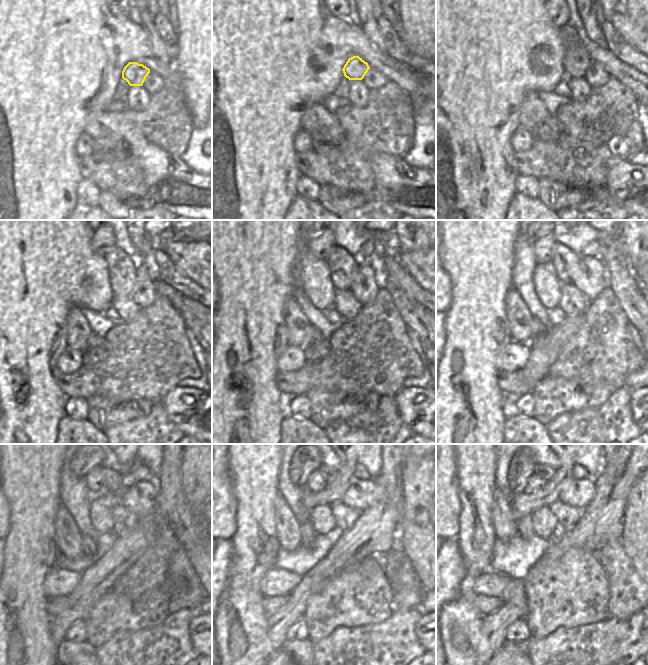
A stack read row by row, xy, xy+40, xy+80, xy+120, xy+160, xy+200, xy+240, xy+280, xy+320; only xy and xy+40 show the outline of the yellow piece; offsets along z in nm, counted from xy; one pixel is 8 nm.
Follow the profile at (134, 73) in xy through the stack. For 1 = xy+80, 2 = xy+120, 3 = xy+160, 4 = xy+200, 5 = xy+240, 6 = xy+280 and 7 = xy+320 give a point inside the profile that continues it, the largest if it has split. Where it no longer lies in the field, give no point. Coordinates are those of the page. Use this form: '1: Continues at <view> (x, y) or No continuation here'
1: Continues at xy+80 (576, 62)
2: Continues at xy+120 (121, 268)
3: Continues at xy+160 (343, 266)
4: Continues at xy+200 (565, 262)
5: Continues at xy+240 (113, 481)
6: Continues at xy+280 (327, 472)
7: Continues at xy+320 (544, 470)

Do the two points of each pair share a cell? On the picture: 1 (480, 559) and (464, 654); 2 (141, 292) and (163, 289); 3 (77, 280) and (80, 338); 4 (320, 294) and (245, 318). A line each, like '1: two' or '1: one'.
1: one
2: two
3: two
4: one

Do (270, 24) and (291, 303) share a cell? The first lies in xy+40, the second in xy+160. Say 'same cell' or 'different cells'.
different cells

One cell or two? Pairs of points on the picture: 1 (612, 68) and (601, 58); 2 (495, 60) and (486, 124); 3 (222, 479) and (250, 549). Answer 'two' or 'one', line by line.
1: one
2: one
3: two

